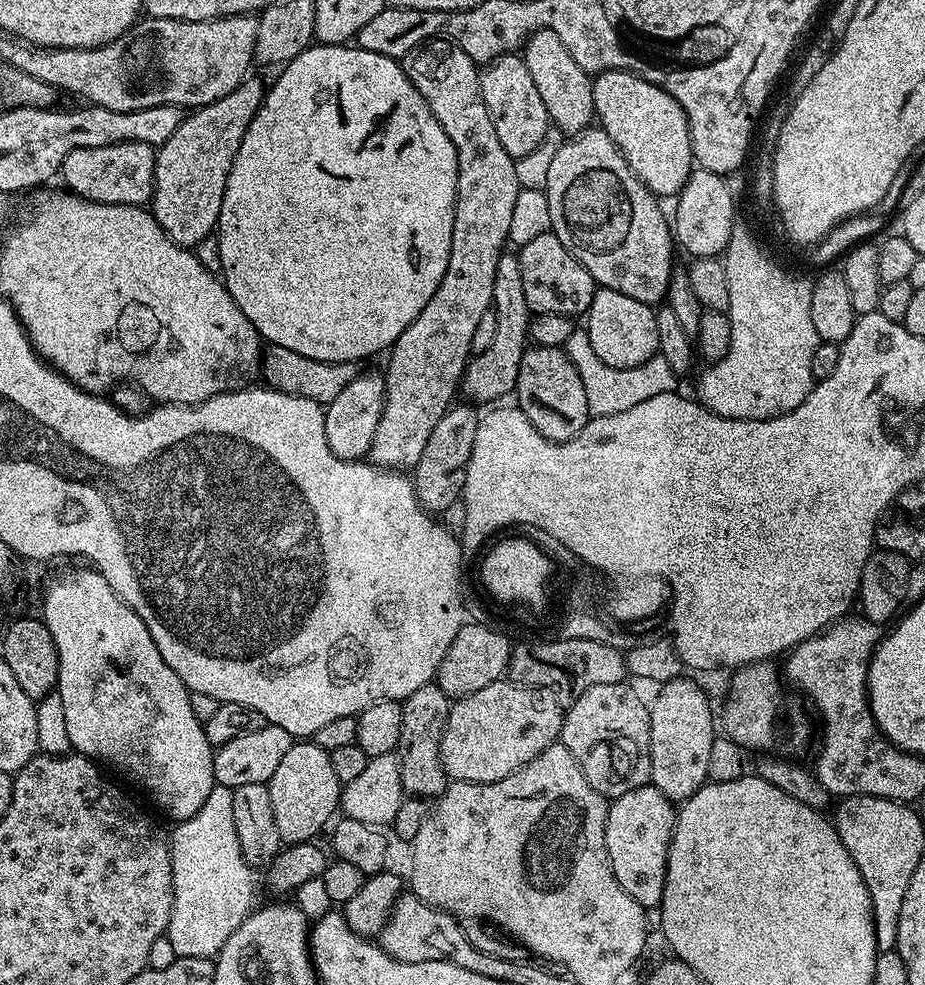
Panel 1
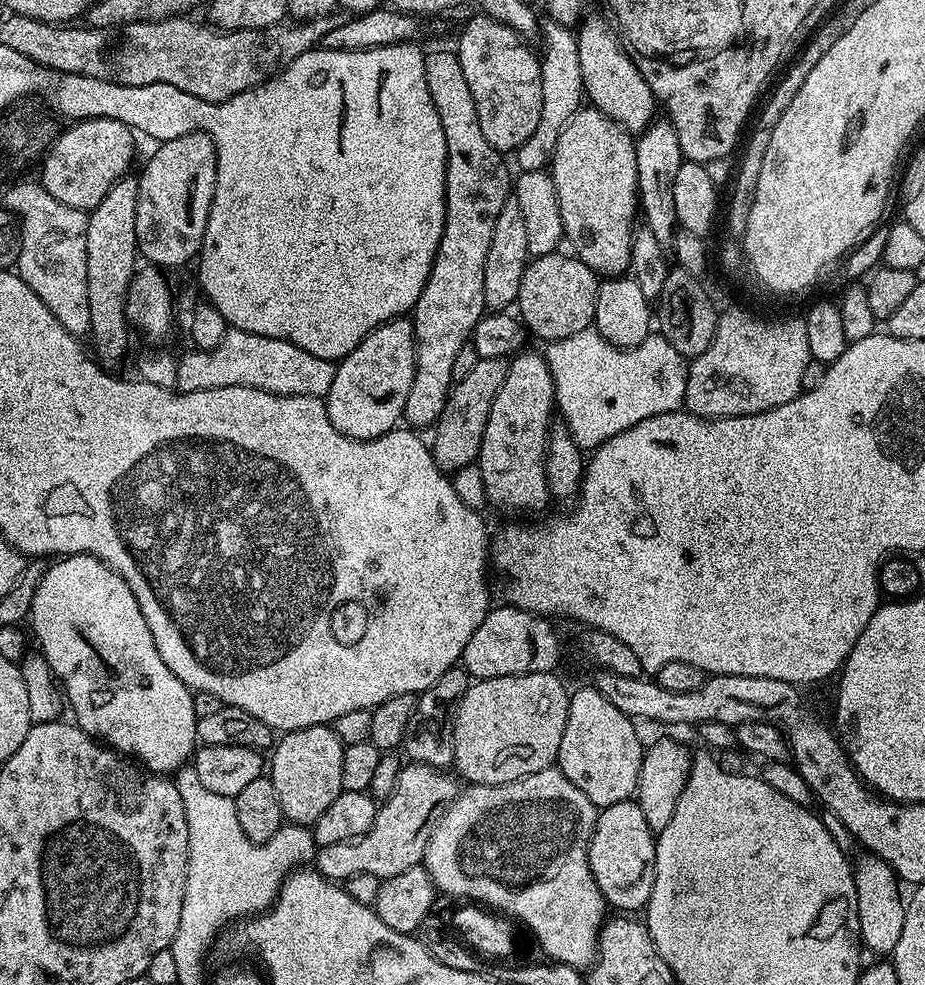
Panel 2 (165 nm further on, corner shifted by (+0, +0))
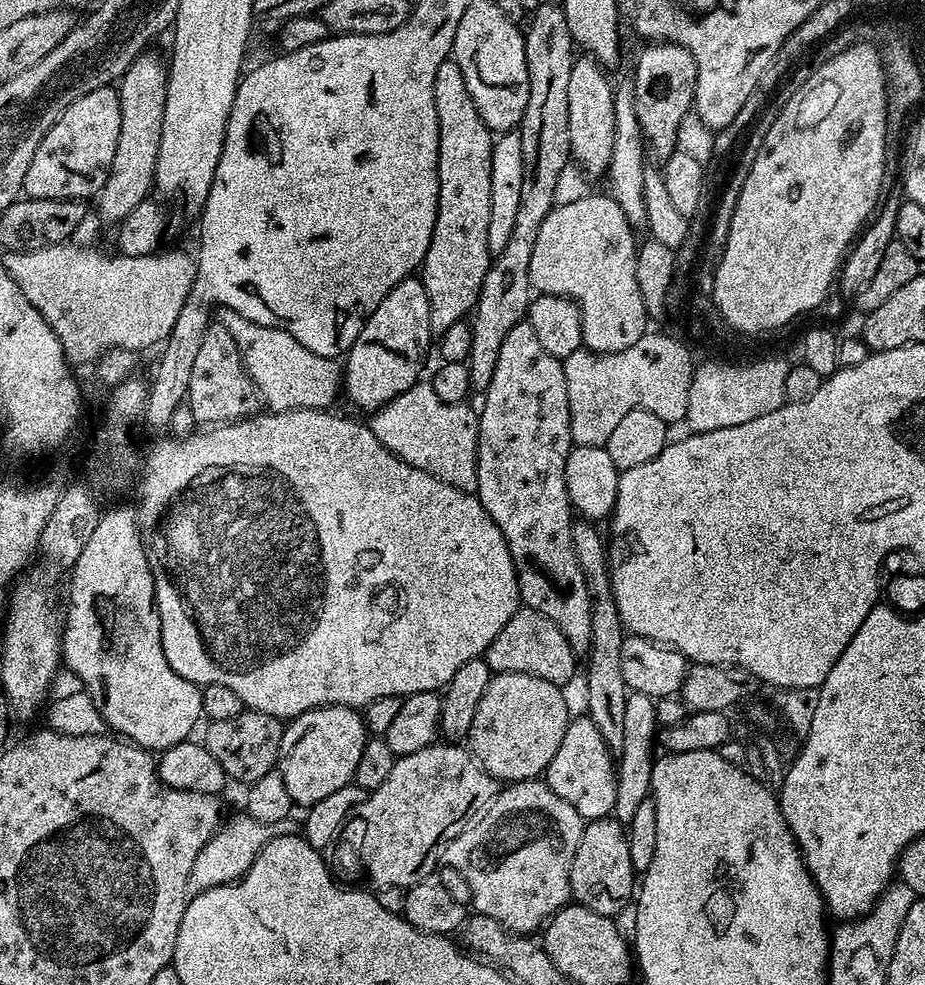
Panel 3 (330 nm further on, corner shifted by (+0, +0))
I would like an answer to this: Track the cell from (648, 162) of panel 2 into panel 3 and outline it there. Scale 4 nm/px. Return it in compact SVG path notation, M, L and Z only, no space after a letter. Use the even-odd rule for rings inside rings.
M652 42L640 52L636 60L636 78L631 81L634 90L634 114L638 116L640 135L646 141L649 153L657 156L660 162L668 159L671 152L677 151L678 130L682 122L689 119L696 102L696 79L698 78L698 66L690 54L688 48L671 42Z

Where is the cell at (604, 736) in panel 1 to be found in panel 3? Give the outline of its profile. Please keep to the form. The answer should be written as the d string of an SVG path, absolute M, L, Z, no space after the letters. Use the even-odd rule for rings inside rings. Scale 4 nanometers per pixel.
M586 714L573 715L566 726L566 735L562 738L562 746L558 746L558 754L550 762L546 773L546 783L558 798L566 798L574 810L584 821L601 820L604 816L612 816L615 810L617 765L614 763L614 753L606 746L602 734L598 734L598 726Z

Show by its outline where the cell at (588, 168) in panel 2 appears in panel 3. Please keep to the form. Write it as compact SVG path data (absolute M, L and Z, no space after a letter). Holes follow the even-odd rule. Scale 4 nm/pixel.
M584 54L573 59L568 84L570 105L571 159L589 174L607 173L610 166L610 150L614 150L614 84L608 81L599 60Z

